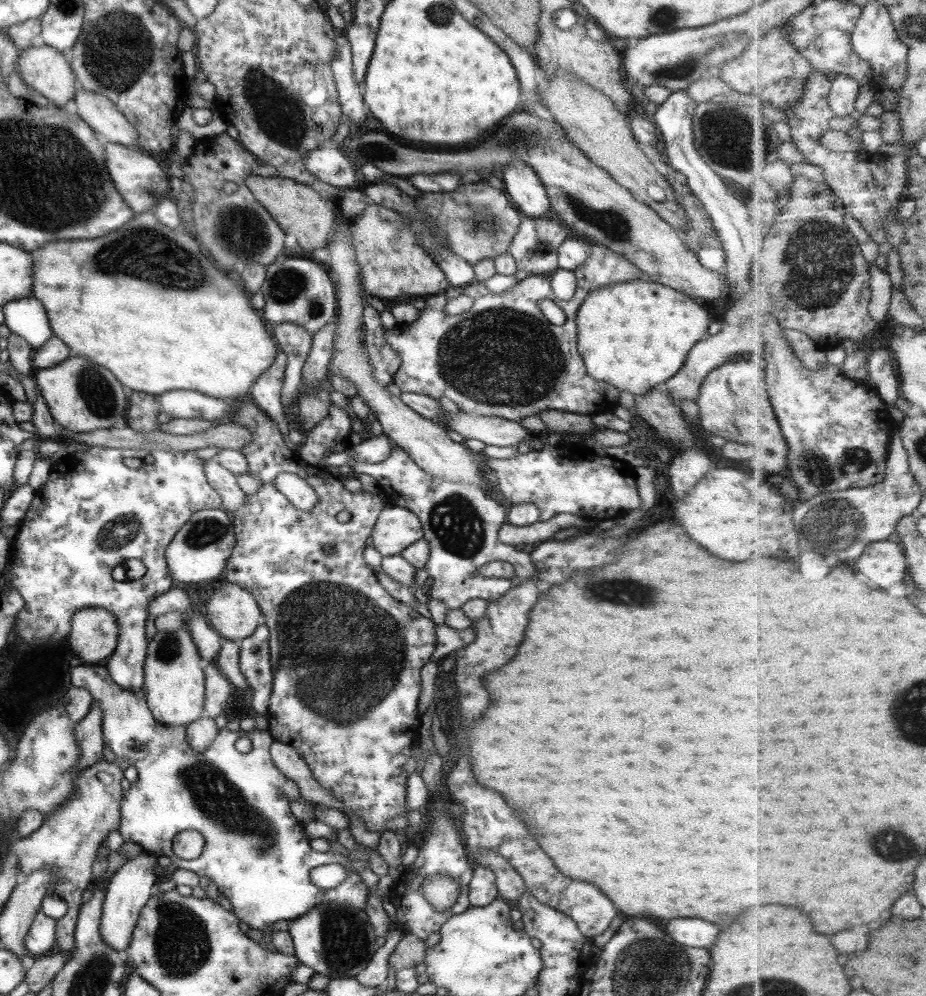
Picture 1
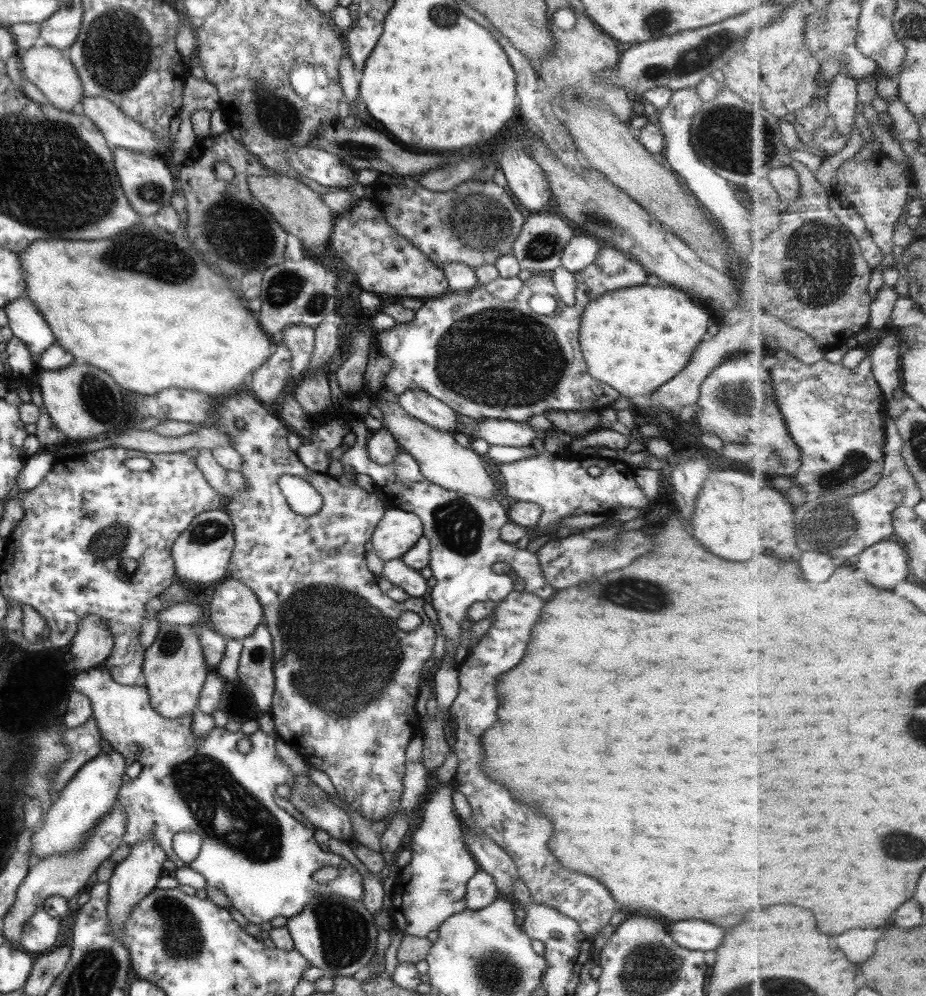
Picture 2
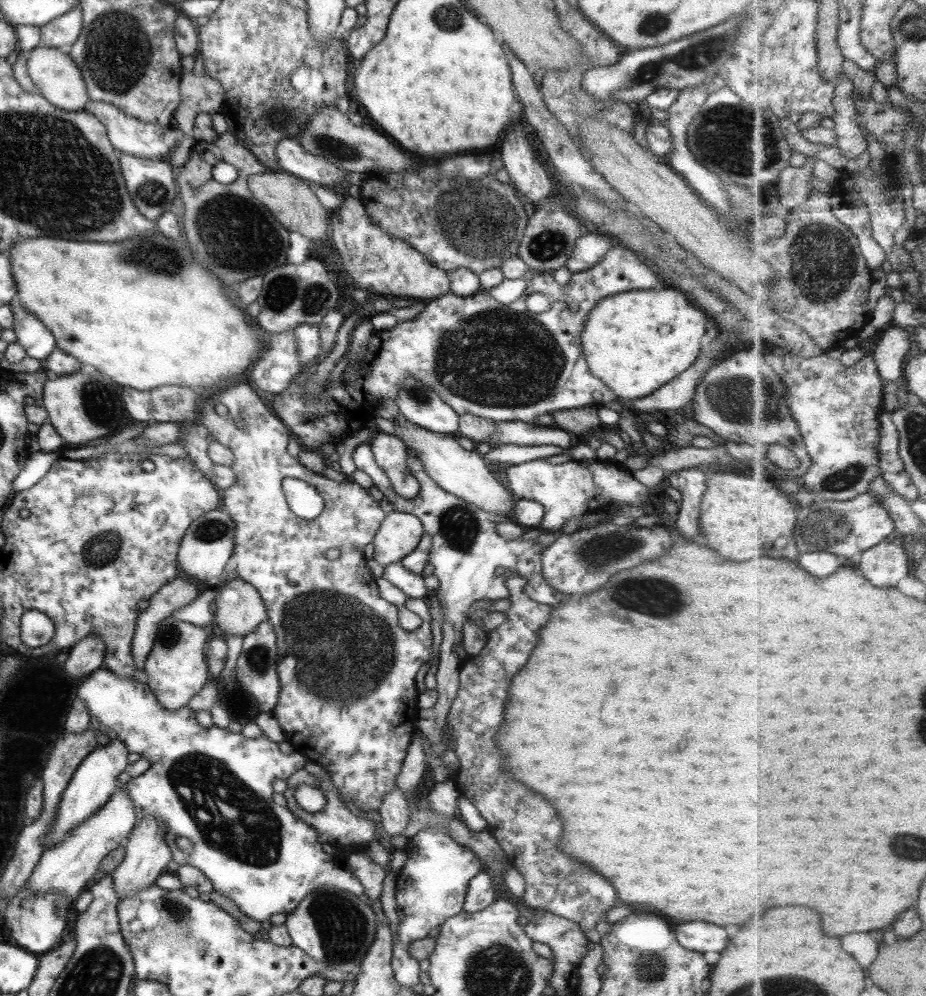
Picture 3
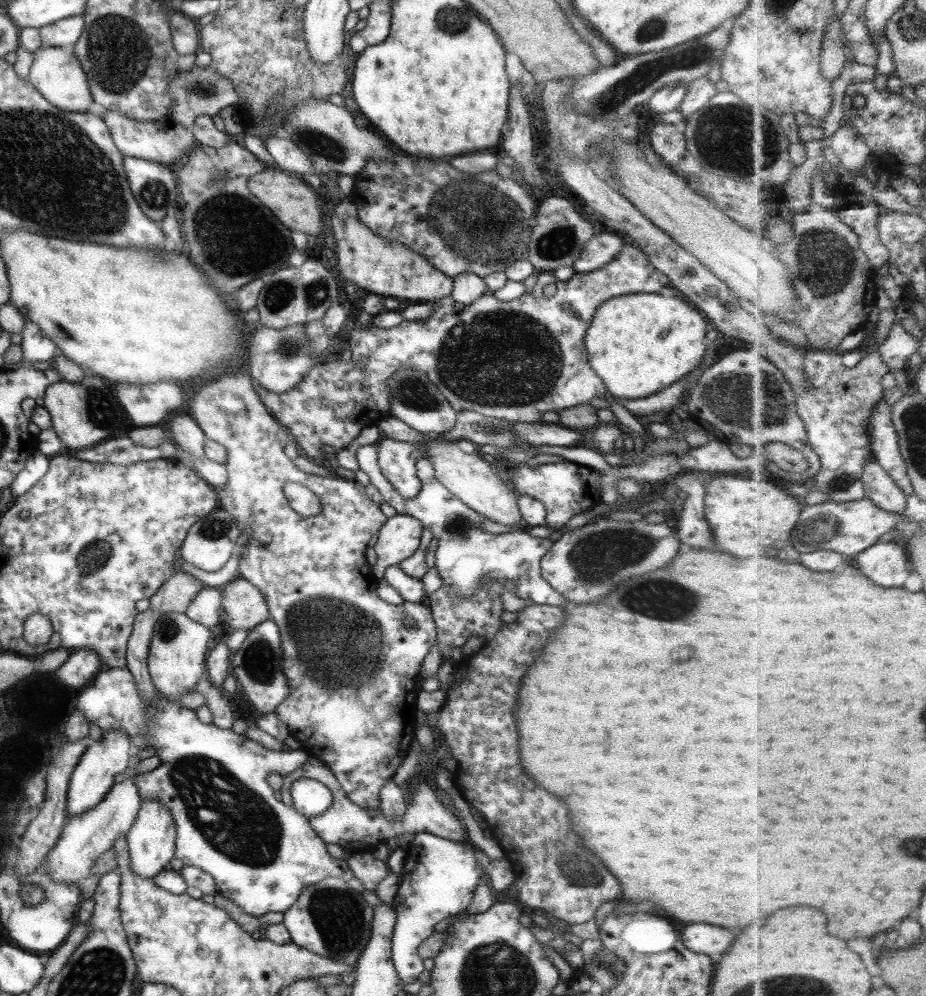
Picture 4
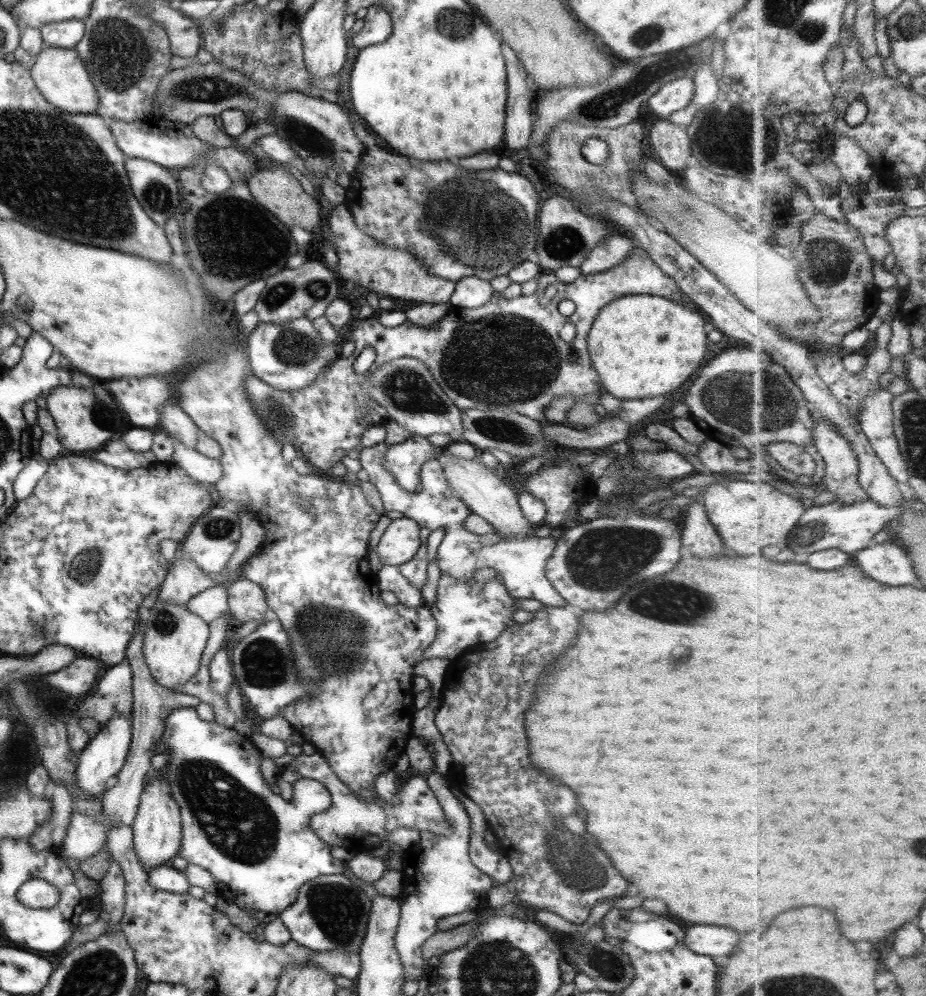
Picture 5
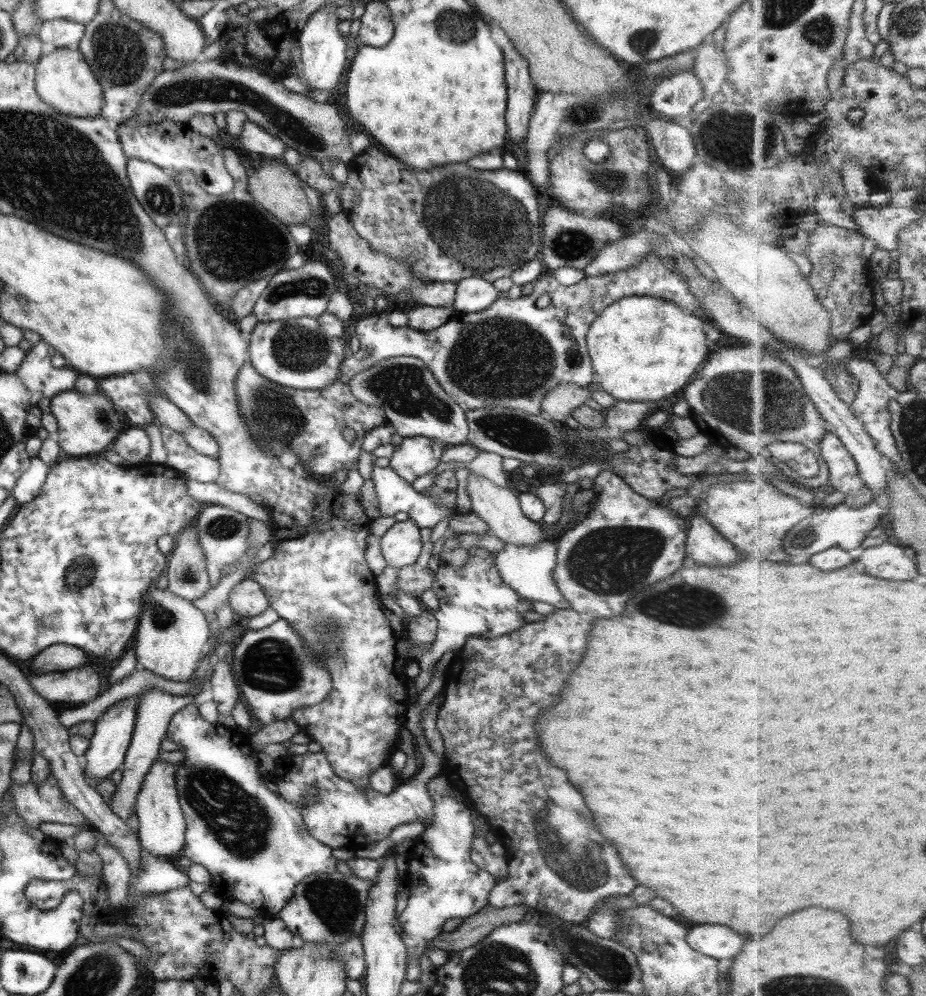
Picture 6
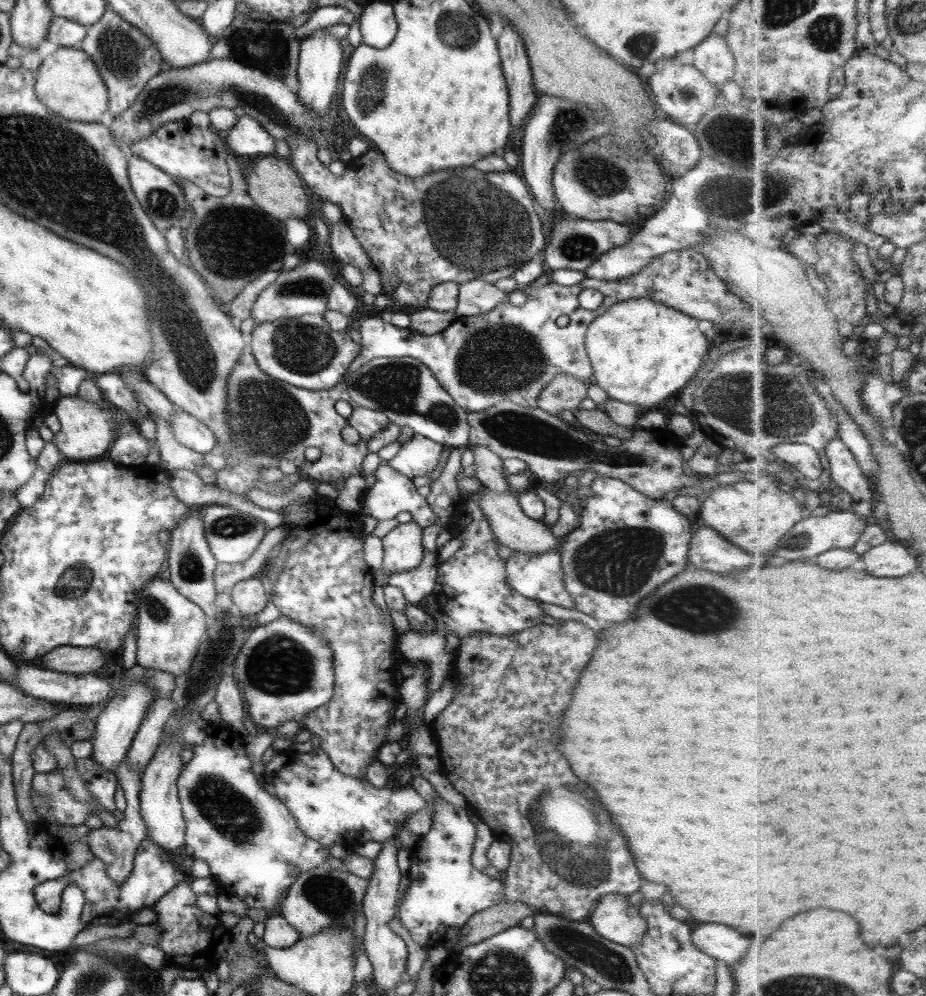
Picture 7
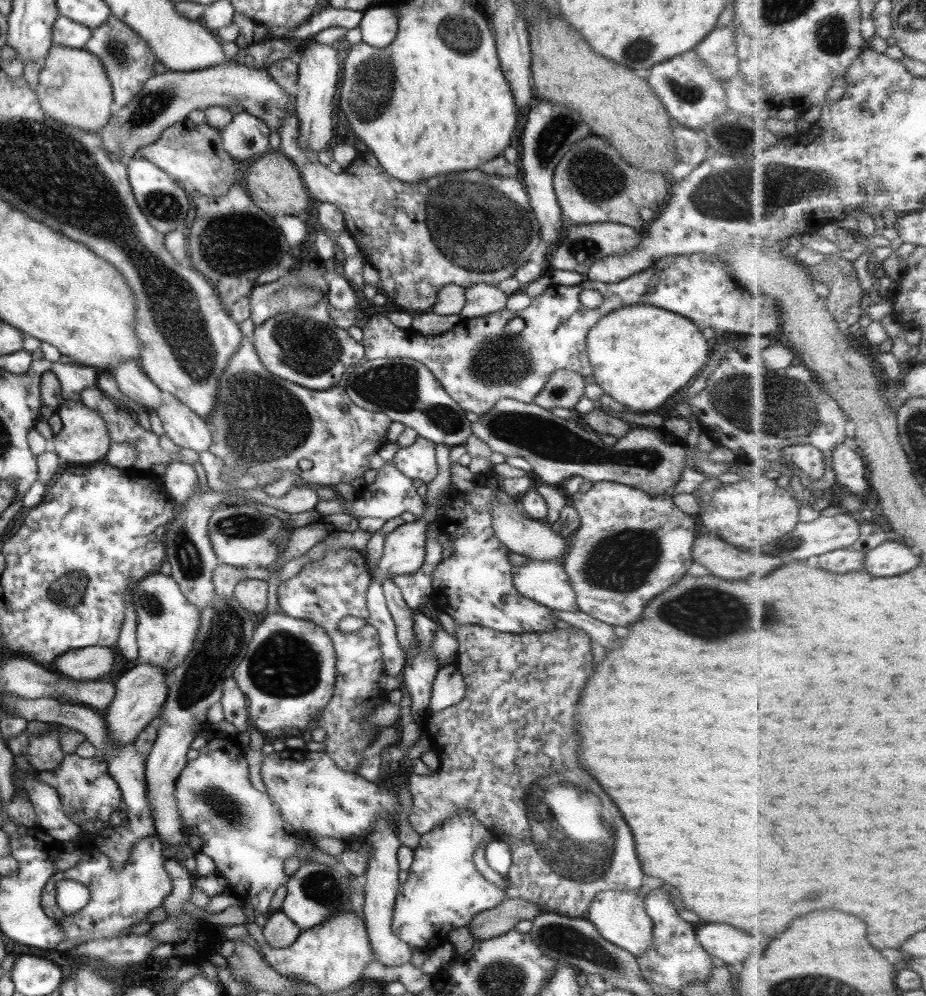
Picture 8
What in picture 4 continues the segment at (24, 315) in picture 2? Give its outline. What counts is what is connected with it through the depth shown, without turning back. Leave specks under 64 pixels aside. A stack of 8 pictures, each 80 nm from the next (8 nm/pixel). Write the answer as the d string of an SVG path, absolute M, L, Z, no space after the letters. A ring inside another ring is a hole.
M24 318L20 335L21 361L47 362L47 360L51 360L56 346L34 322Z

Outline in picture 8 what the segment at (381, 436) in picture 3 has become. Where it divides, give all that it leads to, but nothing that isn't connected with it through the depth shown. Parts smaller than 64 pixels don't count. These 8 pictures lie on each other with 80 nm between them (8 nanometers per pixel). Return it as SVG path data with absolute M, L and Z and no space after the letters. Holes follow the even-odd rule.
M416 436L411 445L398 448L389 462L407 478L428 483L437 472L434 457L435 445L434 442Z

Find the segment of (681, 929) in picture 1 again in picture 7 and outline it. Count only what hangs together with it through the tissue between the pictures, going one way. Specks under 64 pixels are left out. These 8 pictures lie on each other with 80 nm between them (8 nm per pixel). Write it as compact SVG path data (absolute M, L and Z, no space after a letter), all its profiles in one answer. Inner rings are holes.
M701 924L690 934L691 944L721 962L735 962L745 954L749 940L723 924Z

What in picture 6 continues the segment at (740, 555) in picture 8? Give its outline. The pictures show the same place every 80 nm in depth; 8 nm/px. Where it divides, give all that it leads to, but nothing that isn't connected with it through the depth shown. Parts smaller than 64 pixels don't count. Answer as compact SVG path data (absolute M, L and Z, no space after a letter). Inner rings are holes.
M696 510L687 518L688 527L684 540L684 547L688 560L695 560L697 564L719 566L741 560L733 546L723 540L709 522Z

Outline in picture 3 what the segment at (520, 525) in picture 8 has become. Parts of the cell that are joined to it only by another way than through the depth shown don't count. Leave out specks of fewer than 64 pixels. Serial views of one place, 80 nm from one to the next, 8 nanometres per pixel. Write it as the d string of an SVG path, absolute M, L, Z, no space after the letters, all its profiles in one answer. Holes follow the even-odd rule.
M398 415L392 420L395 434L408 448L410 454L416 456L422 464L426 475L445 492L457 496L465 502L474 504L484 511L495 513L504 520L511 520L512 506L515 498L489 473L486 461L476 450L465 450L453 435L432 433L416 424L410 423Z

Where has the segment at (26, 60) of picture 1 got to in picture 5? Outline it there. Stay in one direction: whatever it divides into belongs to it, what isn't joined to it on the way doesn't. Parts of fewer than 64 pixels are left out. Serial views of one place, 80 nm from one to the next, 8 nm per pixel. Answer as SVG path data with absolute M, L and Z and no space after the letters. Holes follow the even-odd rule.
M43 48L29 64L30 77L40 95L53 107L71 114L91 114L97 108L97 95L83 61L74 49Z

